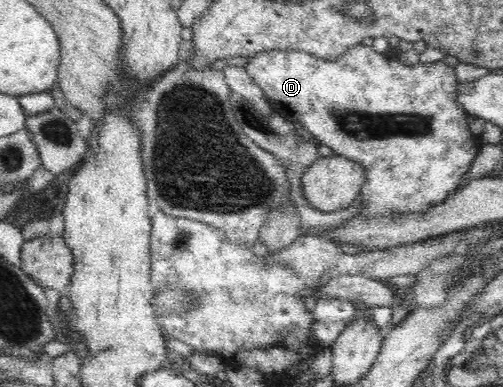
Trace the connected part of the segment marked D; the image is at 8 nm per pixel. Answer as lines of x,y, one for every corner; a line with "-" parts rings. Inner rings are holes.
358,45
339,56
337,61
320,60
308,52
297,50
276,50
272,52
261,52
251,57
247,66
247,74
260,86
265,96
272,102
275,110
283,115
285,119
298,122
310,132
319,143
331,147
335,154
343,155
357,161
365,168
365,182
361,188
362,208
357,212
360,216
385,216
385,214
409,214
409,212
427,212
430,208
445,202
449,196
453,196
462,187
460,184
469,172
477,152
479,152
479,139
469,129
467,122
468,113
456,101
458,95
458,80
455,68
447,66
443,60
423,64
419,62
415,66
404,66
399,60
391,60
385,54
377,53
372,46

